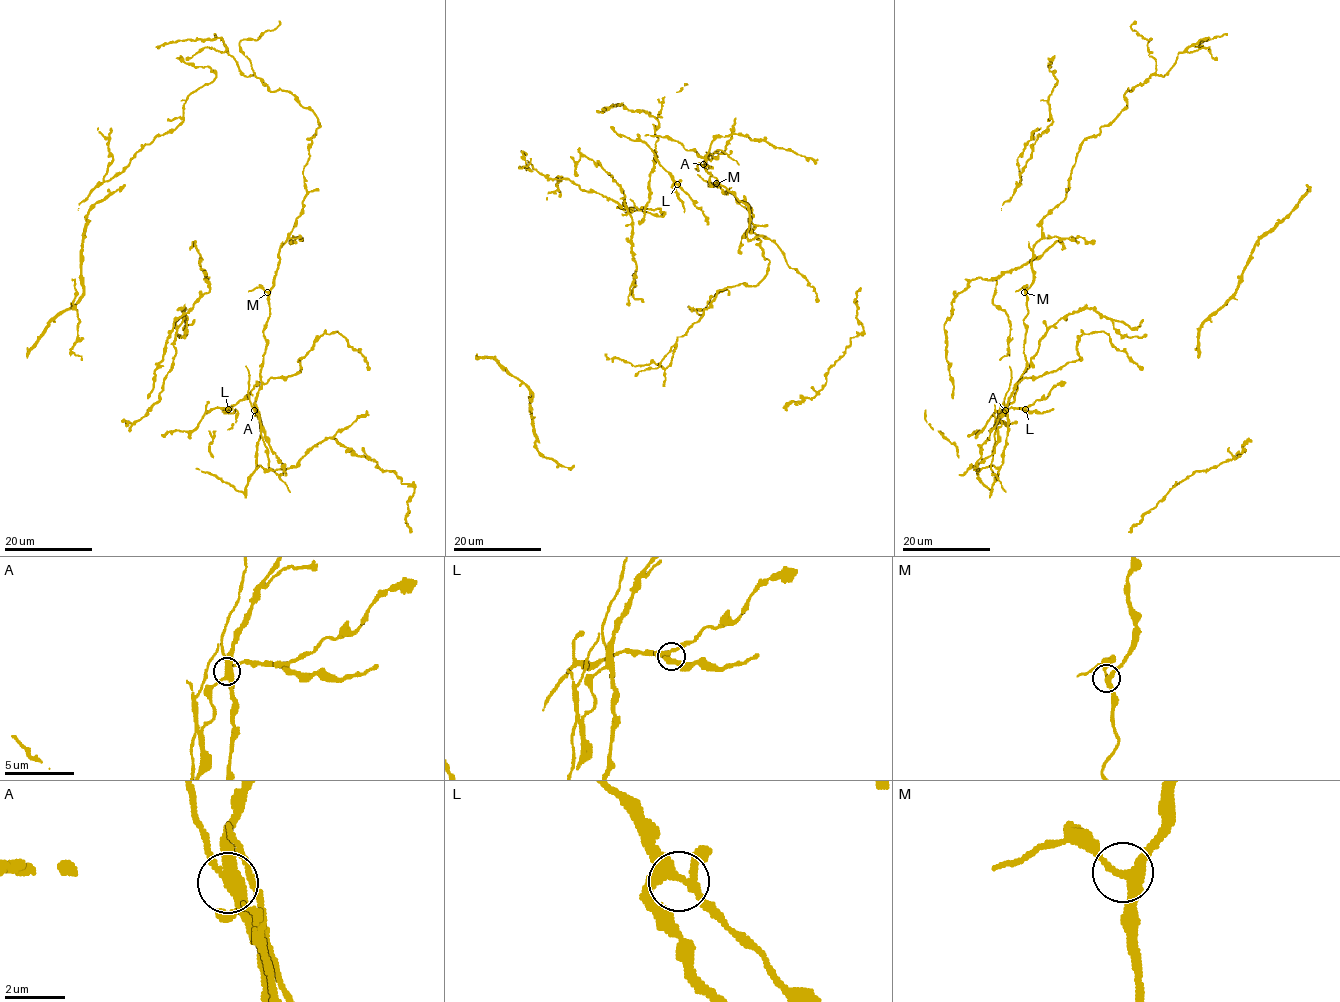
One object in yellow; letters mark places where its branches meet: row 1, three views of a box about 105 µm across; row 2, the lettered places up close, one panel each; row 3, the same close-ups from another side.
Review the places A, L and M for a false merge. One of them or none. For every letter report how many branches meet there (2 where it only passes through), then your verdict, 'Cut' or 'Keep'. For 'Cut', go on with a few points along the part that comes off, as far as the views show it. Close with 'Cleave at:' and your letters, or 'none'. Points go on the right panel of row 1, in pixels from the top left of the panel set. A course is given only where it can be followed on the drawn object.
A: Branches: 4. Cut. Course of the part to remove: (1006, 410), (996, 419), (990, 467), (1006, 492)
L: Branches: 4. Keep
M: Branches: 3. Keep
Cleave at: A

